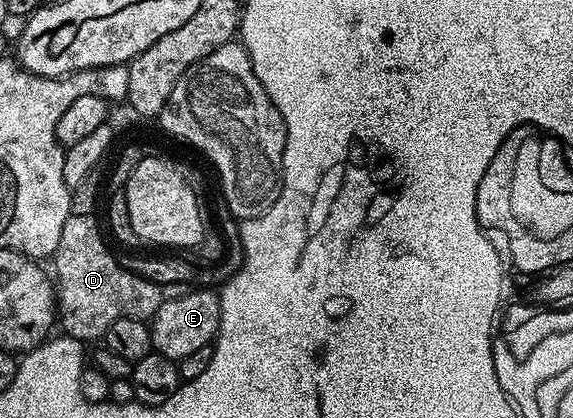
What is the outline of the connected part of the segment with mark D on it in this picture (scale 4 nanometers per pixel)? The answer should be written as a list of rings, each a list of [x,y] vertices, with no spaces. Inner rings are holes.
[[[94,214],[66,218],[64,229],[60,232],[60,244],[52,255],[52,278],[56,283],[56,314],[60,319],[60,326],[66,329],[63,331],[69,337],[76,338],[83,344],[89,344],[93,338],[101,339],[108,327],[121,318],[153,318],[164,301],[163,287],[144,280],[139,274],[133,274],[121,261],[114,259],[113,252],[106,247],[106,242],[102,239],[102,230],[96,219]]]

